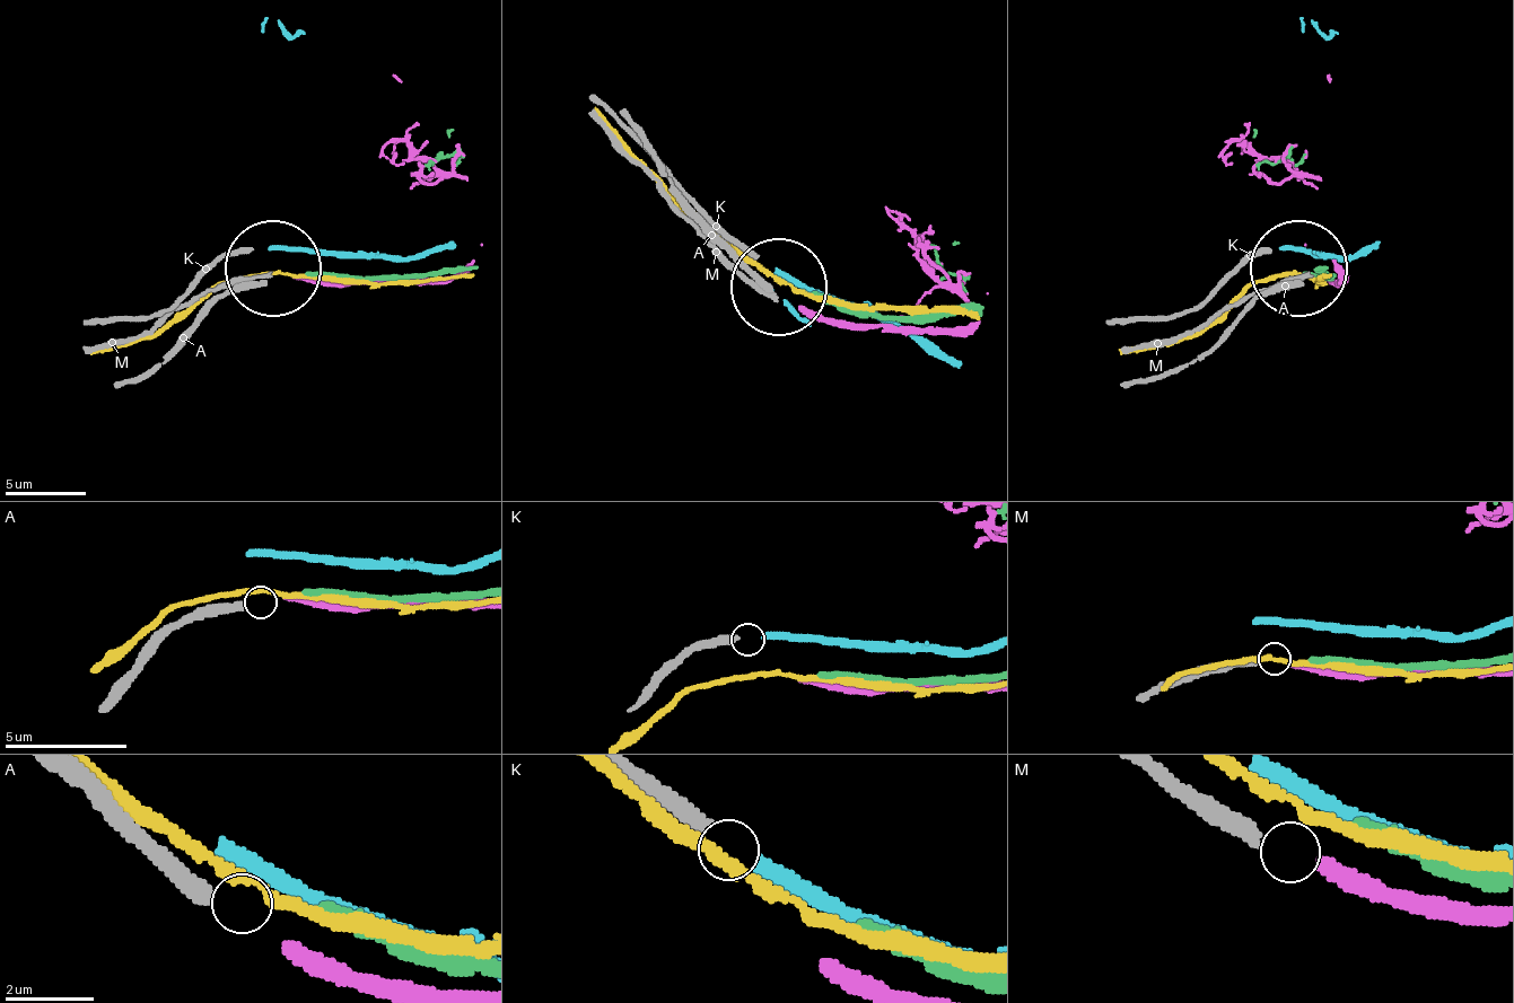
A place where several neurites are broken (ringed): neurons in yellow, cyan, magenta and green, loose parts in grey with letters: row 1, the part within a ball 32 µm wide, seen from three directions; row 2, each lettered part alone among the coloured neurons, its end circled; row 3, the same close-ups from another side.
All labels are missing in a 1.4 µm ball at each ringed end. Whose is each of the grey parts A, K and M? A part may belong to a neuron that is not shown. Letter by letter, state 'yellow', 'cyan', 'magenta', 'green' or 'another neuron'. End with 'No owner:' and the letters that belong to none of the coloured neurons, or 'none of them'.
A: another neuron
K: cyan
M: magenta
No owner: A

